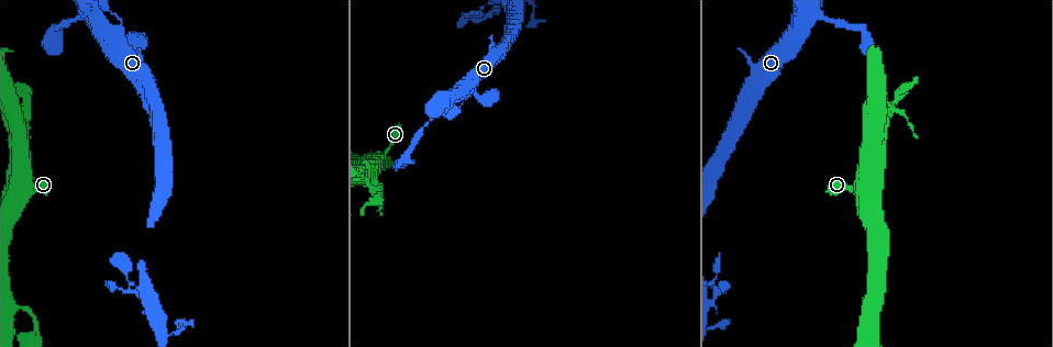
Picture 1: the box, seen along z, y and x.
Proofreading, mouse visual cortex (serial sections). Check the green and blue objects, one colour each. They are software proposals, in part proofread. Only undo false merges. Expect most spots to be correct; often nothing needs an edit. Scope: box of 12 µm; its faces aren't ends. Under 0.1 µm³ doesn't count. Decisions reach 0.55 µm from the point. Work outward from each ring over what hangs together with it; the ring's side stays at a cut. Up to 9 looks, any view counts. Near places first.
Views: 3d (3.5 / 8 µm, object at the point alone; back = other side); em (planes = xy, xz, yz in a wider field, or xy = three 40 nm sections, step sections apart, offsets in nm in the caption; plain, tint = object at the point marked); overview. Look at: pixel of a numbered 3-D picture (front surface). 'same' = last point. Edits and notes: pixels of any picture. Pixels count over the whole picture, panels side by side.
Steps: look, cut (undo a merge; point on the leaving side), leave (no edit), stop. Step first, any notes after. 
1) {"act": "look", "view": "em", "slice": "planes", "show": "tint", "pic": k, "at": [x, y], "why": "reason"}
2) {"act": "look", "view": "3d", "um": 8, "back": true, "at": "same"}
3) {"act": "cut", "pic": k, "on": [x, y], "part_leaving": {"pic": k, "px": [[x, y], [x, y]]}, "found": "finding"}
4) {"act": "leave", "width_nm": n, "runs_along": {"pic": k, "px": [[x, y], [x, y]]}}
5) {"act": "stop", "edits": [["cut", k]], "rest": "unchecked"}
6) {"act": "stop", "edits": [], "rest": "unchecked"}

{"act": "look", "view": "em", "slice": "xy", "step": 1, "show": "tint", "pic": 1, "at": [814, 18], "why": "narrows sharply"}

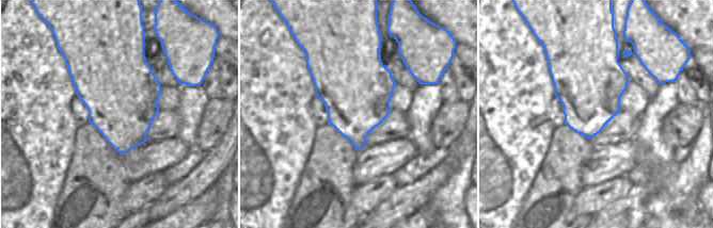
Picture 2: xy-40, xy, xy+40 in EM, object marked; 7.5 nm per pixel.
{"act": "look", "view": "3d", "um": 3.5, "at": "same", "why": "see where the arms go"}

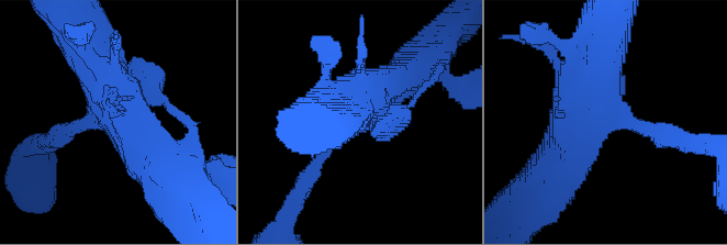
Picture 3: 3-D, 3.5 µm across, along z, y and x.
{"act": "leave", "runs_along": {"pic": 3, "px": [[407, 73], [367, 103], [320, 163]]}, "found": "all the same cell"}

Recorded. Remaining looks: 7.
{"act": "look", "view": "3d", "um": 8, "pic": 1, "at": [366, 180], "why": "three arms meet"}

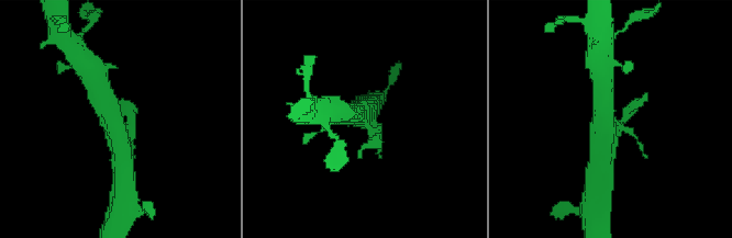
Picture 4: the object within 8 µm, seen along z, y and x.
{"act": "look", "view": "em", "slice": "xy", "step": 2, "show": "tint", "pic": 4, "at": [365, 124]}

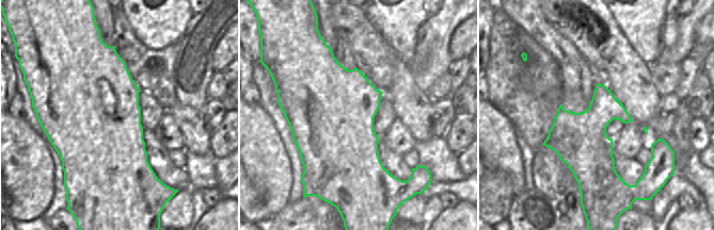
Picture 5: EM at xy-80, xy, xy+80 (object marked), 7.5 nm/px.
{"act": "leave", "runs_along": {"pic": 4, "px": [[123, 158], [114, 120], [101, 100]]}, "found": "all the same cell"}

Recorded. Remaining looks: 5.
{"act": "look", "view": "3d", "um": 3.5, "back": true, "pic": 1, "at": [402, 160], "why": "abrupt turn"}

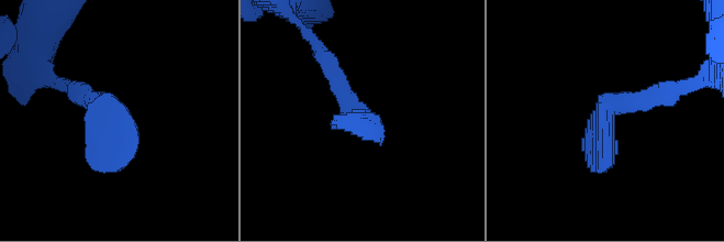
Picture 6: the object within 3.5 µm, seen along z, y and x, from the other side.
{"act": "look", "view": "em", "slice": "xy", "step": 3, "show": "tint", "pic": 6, "at": [606, 118]}

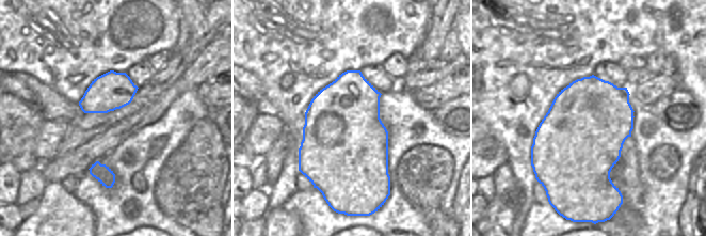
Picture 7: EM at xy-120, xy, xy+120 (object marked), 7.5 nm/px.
{"act": "leave", "width_nm": 650, "runs_along": {"pic": 6, "px": [[661, 96], [610, 107], [602, 164]]}, "found": "one cell here"}

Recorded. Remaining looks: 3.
{"act": "look", "view": "3d", "um": 3.5, "pic": 1, "at": [39, 329], "why": "abrupt turn"}

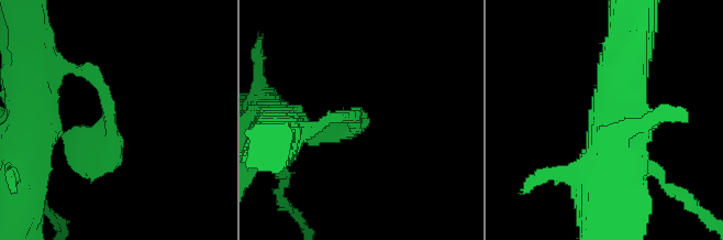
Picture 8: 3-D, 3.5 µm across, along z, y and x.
{"act": "look", "view": "em", "slice": "xy", "step": 1, "show": "tint", "pic": 8, "at": [354, 128], "why": "shape alone is not enough"}

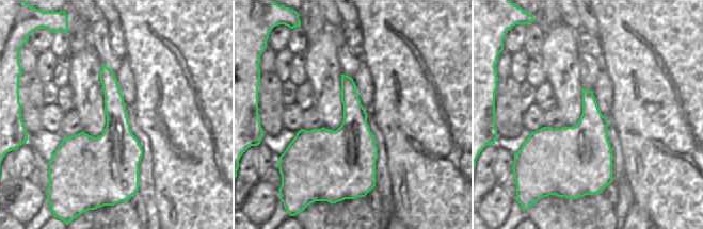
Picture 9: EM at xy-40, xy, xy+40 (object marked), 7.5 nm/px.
{"act": "leave", "width_nm": 400, "runs_along": {"pic": 8, "px": [[611, 69], [631, 138]]}, "found": "continuous, no second cell"}

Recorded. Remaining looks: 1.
{"act": "stop", "edits": [], "rest": "unchecked"}

